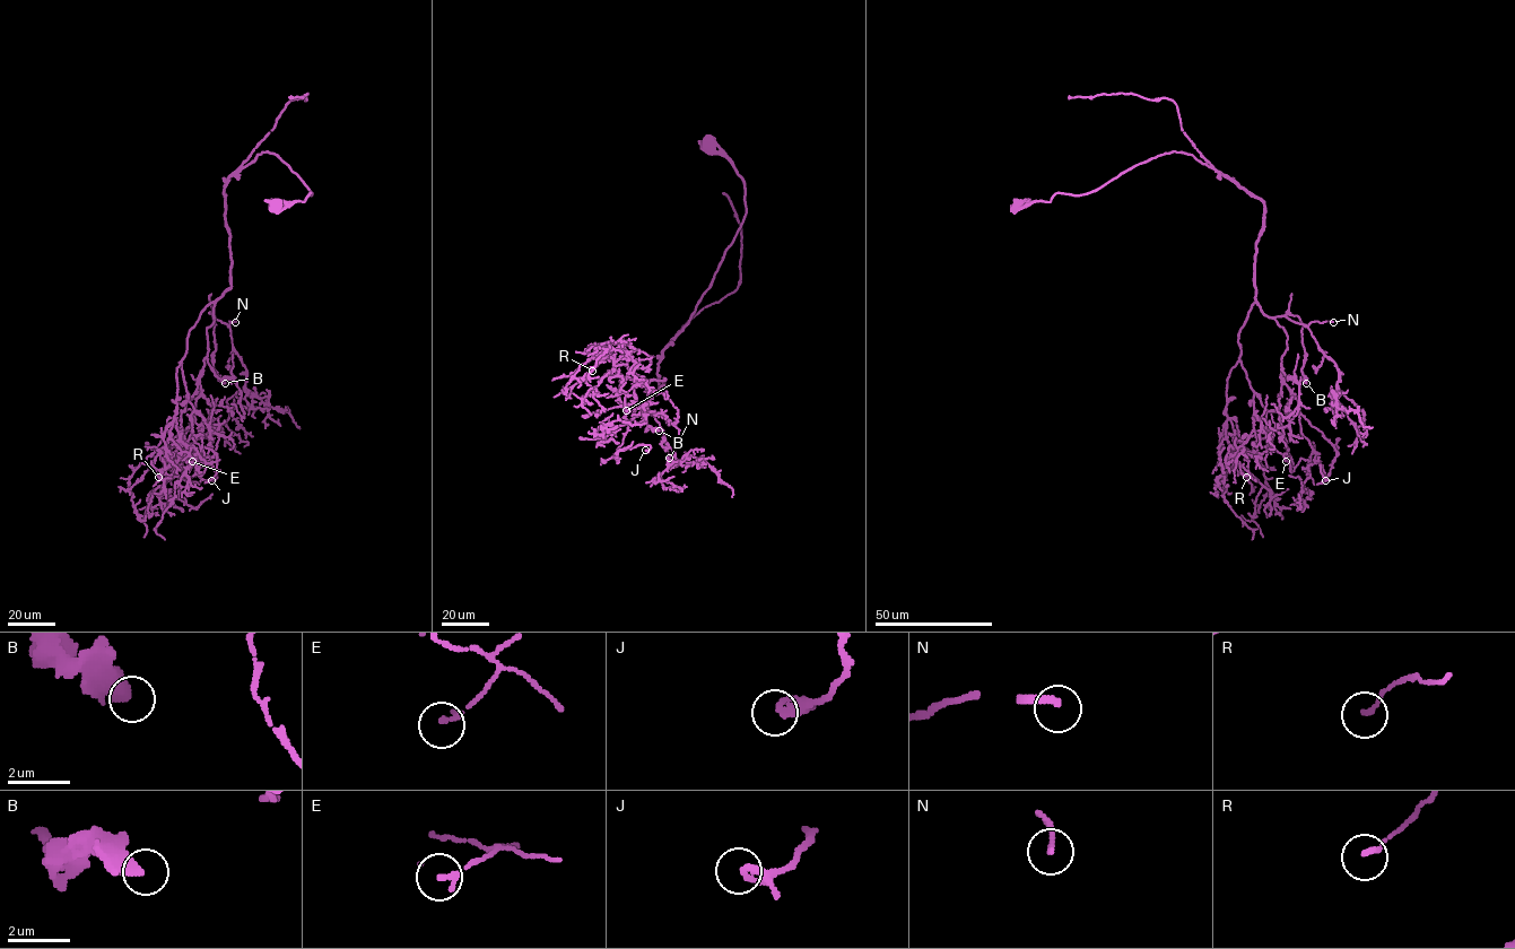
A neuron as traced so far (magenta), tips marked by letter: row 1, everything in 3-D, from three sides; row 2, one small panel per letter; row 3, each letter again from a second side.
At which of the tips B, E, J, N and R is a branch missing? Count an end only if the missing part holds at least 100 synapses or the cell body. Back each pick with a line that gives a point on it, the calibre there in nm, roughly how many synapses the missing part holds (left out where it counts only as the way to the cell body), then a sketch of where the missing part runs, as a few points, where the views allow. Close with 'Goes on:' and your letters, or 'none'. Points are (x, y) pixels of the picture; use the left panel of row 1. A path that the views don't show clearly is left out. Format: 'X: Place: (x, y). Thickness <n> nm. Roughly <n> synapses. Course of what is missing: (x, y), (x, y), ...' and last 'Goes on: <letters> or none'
B: Place: (225, 383). Thickness 480 nm. Roughly 400 synapses. Course of what is missing: (225, 383), (212, 415), (208, 440), (199, 447), (212, 458), (246, 469)
N: Place: (235, 322). Thickness 180 nm. Roughly 200 synapses. Course of what is missing: (235, 322), (247, 332), (261, 366), (260, 390), (267, 401), (237, 407), (245, 417), (259, 418)
Goes on: B, N

